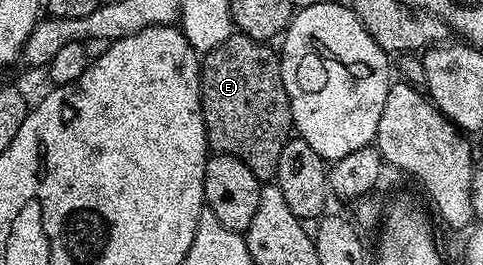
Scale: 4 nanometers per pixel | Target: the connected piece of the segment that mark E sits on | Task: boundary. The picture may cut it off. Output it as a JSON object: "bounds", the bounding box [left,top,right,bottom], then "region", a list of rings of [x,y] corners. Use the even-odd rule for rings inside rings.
{"bounds":[201,31,294,183],"region":[[[237,31],[231,32],[230,37],[220,47],[216,47],[210,53],[205,54],[201,58],[202,66],[202,118],[204,119],[204,127],[206,128],[206,143],[214,153],[227,153],[236,159],[240,159],[248,167],[248,171],[252,171],[252,175],[256,175],[256,179],[263,183],[274,181],[276,175],[276,167],[280,163],[280,151],[284,151],[284,143],[290,140],[294,127],[294,120],[290,114],[290,100],[284,91],[284,79],[282,78],[282,62],[279,54],[270,50],[271,46],[265,41],[257,41],[248,35]]]}

